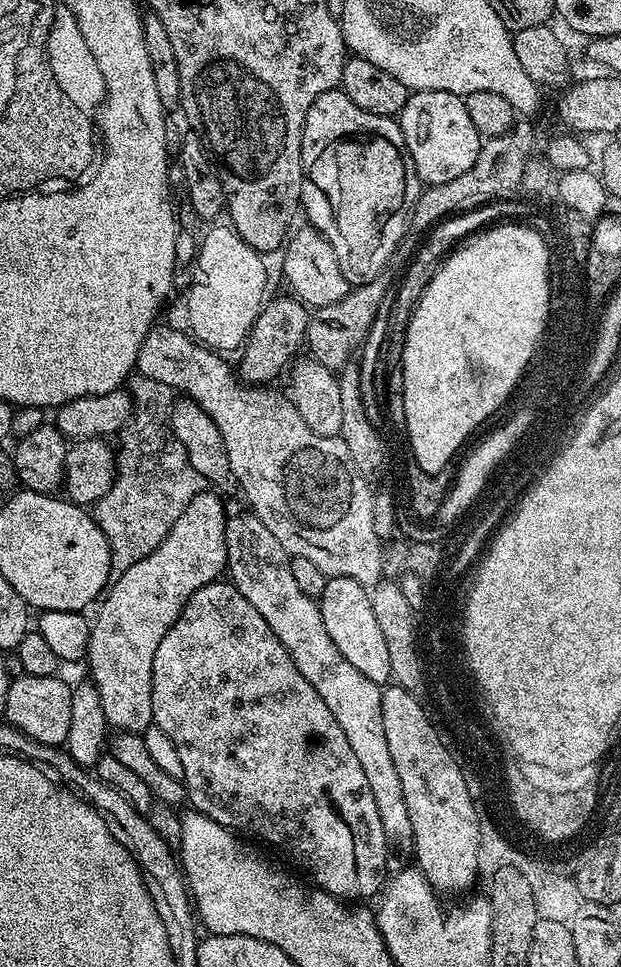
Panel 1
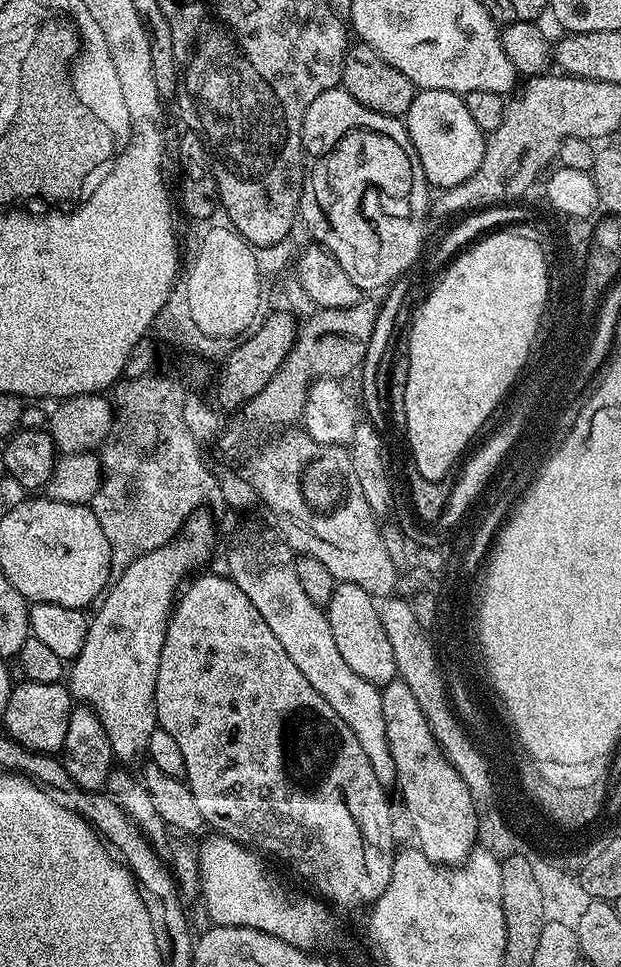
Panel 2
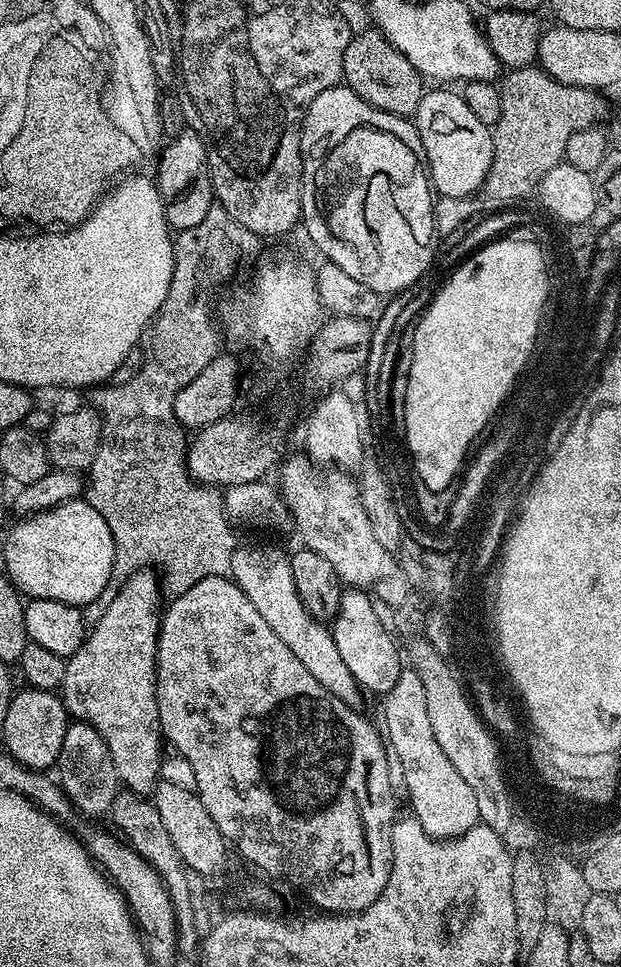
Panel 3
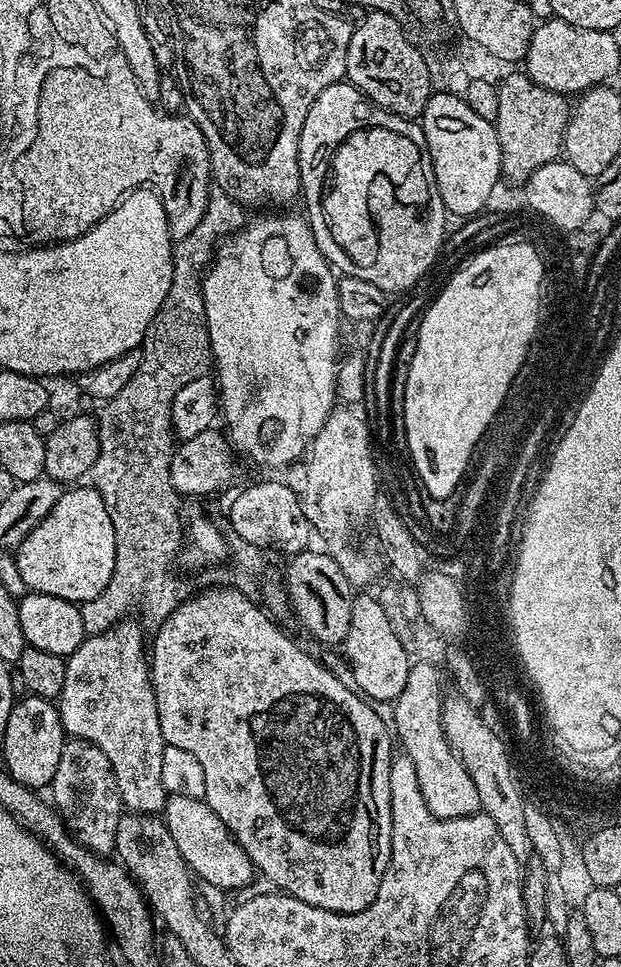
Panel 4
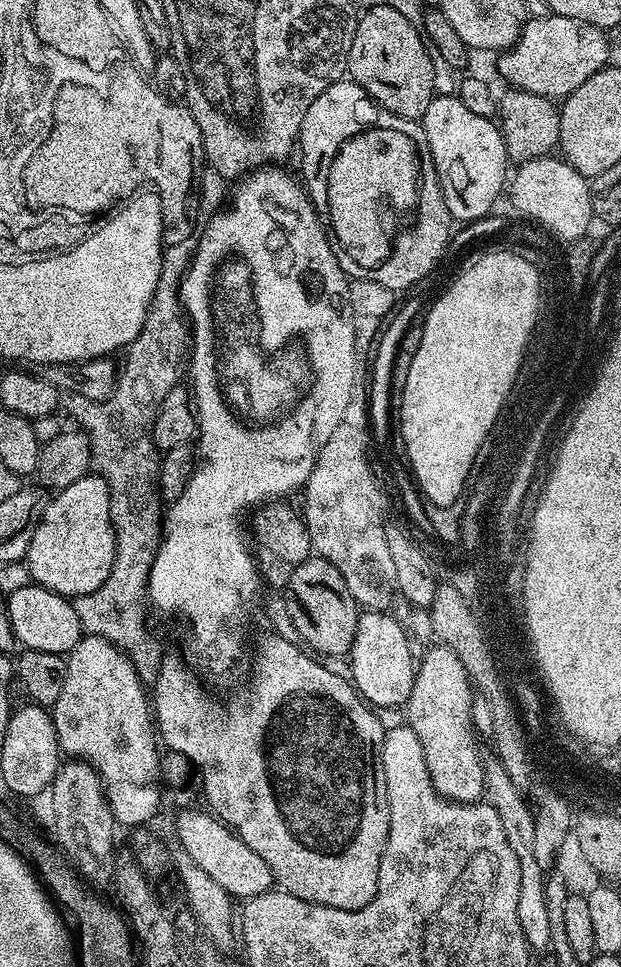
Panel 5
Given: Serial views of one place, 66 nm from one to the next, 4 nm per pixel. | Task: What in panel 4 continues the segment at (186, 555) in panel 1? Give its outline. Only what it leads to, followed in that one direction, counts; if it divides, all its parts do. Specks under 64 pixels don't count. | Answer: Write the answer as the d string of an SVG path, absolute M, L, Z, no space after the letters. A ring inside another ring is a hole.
M125 618L106 632L89 635L82 646L67 657L66 682L58 697L58 707L65 733L98 746L98 750L110 760L121 805L130 812L163 813L166 799L161 777L164 735L158 722L158 702L152 689L150 660L146 655L146 632L135 619Z

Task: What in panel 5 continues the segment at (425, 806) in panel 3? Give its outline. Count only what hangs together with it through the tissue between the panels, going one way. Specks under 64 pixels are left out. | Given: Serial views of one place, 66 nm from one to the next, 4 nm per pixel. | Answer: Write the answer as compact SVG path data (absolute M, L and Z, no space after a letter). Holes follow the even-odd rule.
M446 651L432 652L424 668L417 671L420 678L414 678L406 705L407 727L412 728L414 734L418 734L418 742L422 742L436 793L459 804L475 804L484 796L484 760L475 748L478 740L474 735L464 674L456 657Z

